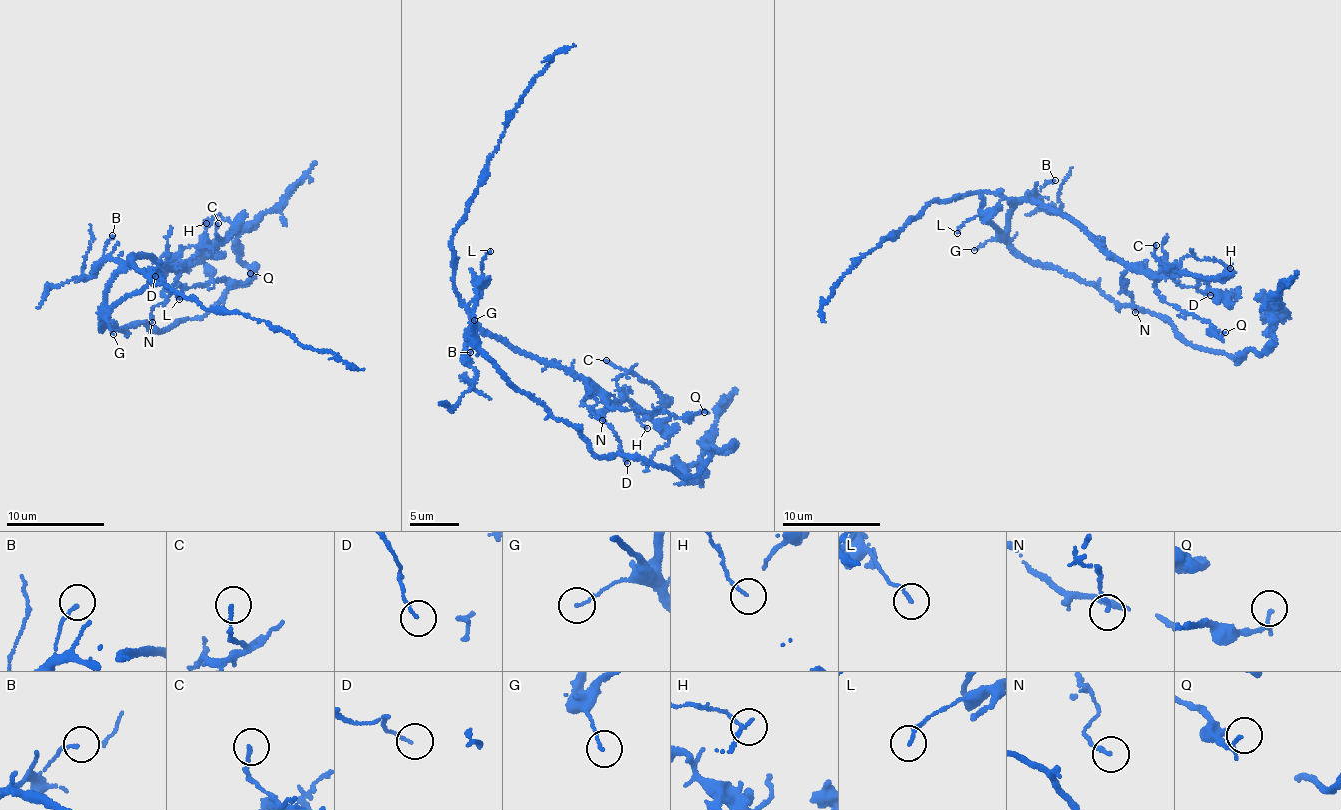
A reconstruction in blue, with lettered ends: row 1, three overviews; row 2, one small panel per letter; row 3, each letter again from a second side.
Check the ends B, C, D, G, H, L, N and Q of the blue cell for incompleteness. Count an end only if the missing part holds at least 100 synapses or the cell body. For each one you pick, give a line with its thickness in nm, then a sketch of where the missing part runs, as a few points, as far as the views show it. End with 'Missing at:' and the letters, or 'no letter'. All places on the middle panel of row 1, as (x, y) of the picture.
Missing at: no letter

